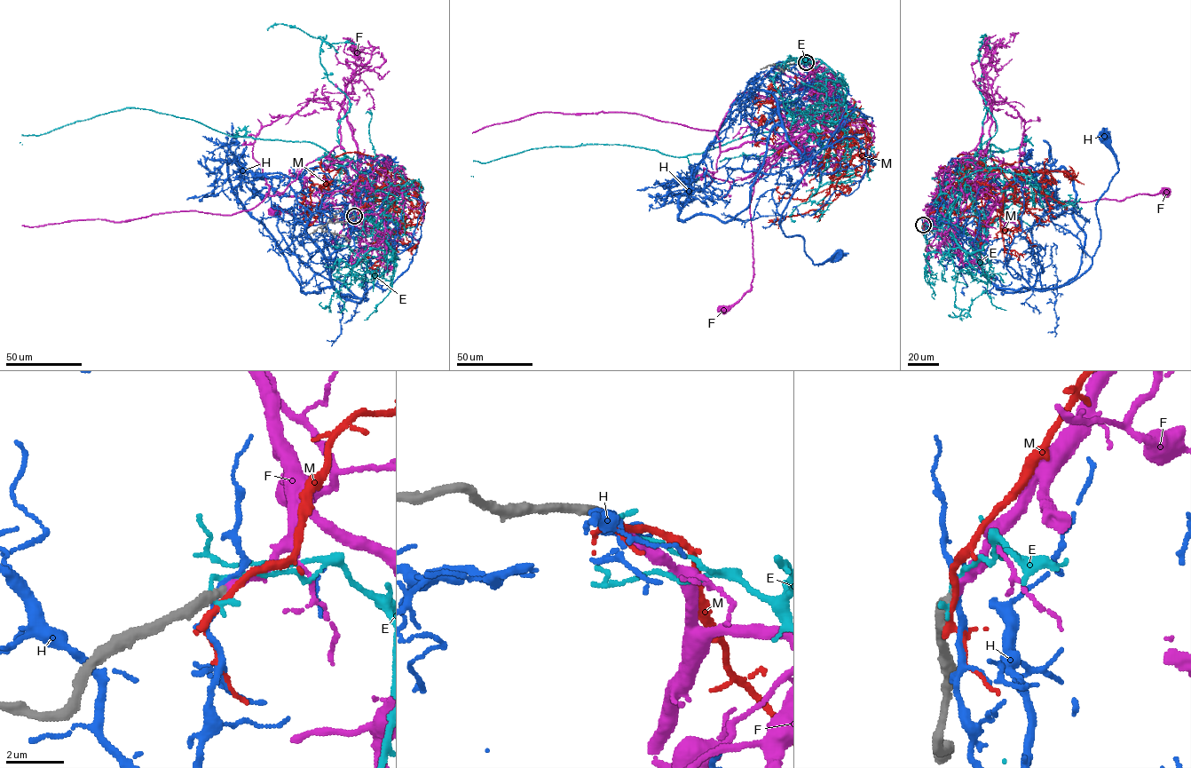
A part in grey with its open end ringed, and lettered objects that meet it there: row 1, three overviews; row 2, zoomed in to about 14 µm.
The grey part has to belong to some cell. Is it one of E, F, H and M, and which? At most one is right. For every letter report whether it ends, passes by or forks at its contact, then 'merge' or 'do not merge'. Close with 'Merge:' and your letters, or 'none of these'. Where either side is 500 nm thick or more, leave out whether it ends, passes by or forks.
E: it ends | do not merge
F: it ends | merge
H: it passes by | do not merge
M: it forks | do not merge
Merge: F

